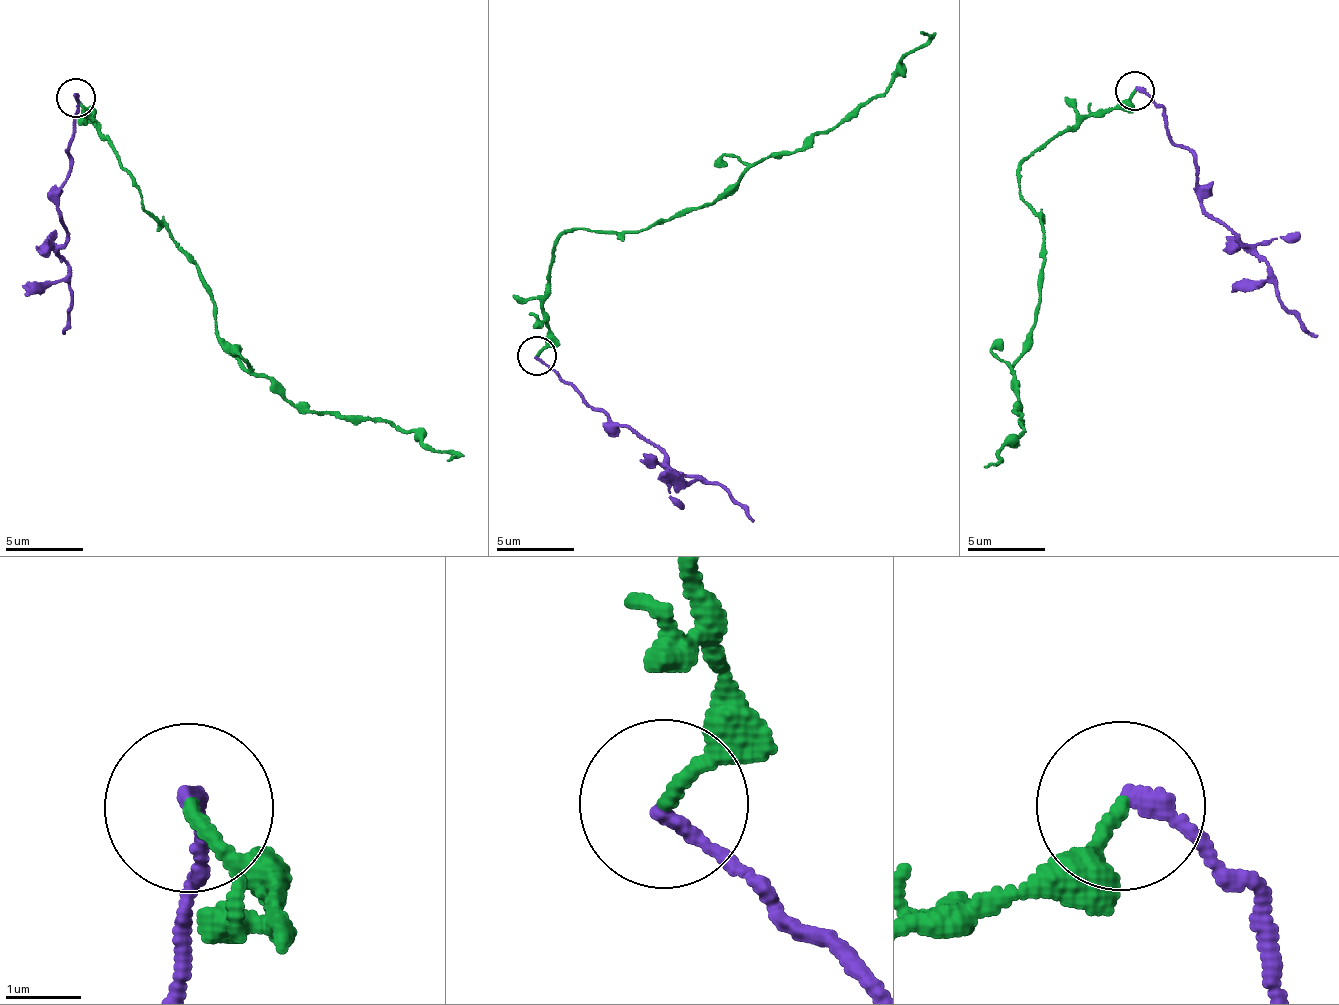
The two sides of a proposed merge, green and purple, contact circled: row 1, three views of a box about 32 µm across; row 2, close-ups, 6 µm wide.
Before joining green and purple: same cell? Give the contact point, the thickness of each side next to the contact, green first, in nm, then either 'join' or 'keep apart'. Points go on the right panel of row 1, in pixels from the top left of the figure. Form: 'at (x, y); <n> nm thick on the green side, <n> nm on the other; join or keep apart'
at (1135, 90); 180 nm thick on the green side, 180 nm on the other; keep apart

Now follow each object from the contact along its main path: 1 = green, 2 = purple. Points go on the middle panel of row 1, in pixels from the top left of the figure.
1: (537, 356), (562, 236), (631, 234), (710, 206), (753, 165), (878, 97), (920, 32)
2: (537, 356), (572, 381), (580, 398), (624, 424), (685, 476), (722, 485), (755, 521)

